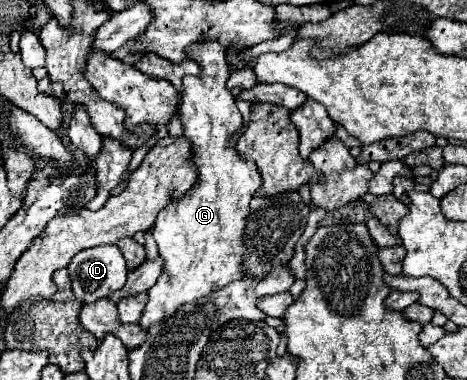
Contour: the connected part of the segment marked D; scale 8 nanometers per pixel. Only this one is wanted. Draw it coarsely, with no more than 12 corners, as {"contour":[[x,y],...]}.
{"contour":[[111,246],[81,250],[69,264],[73,292],[91,304],[125,286]]}

